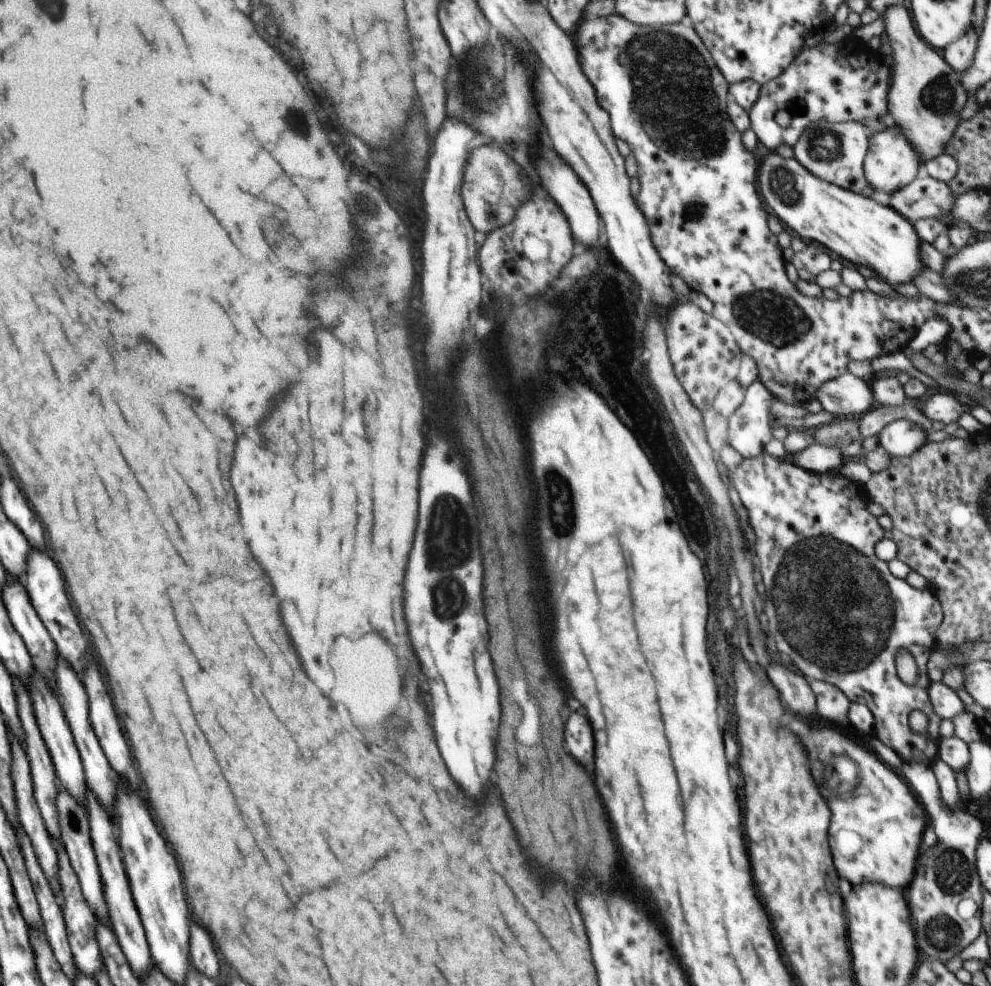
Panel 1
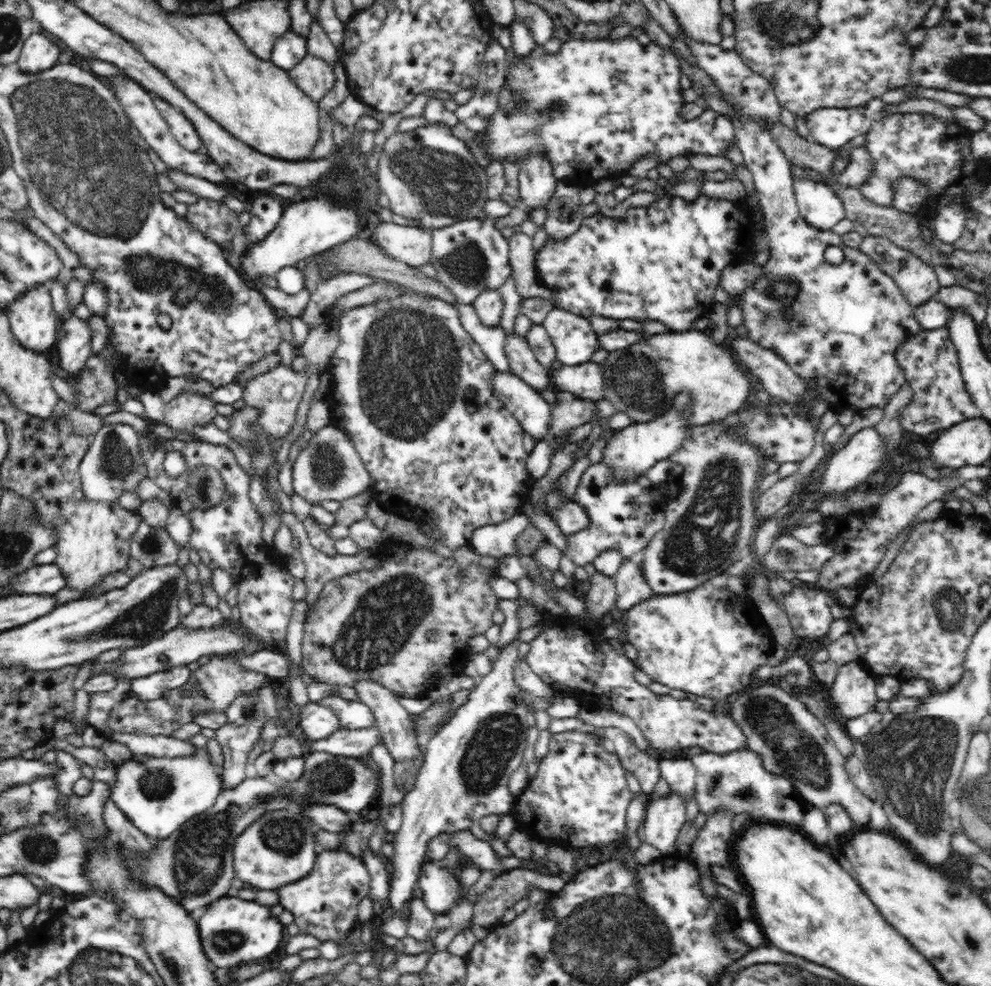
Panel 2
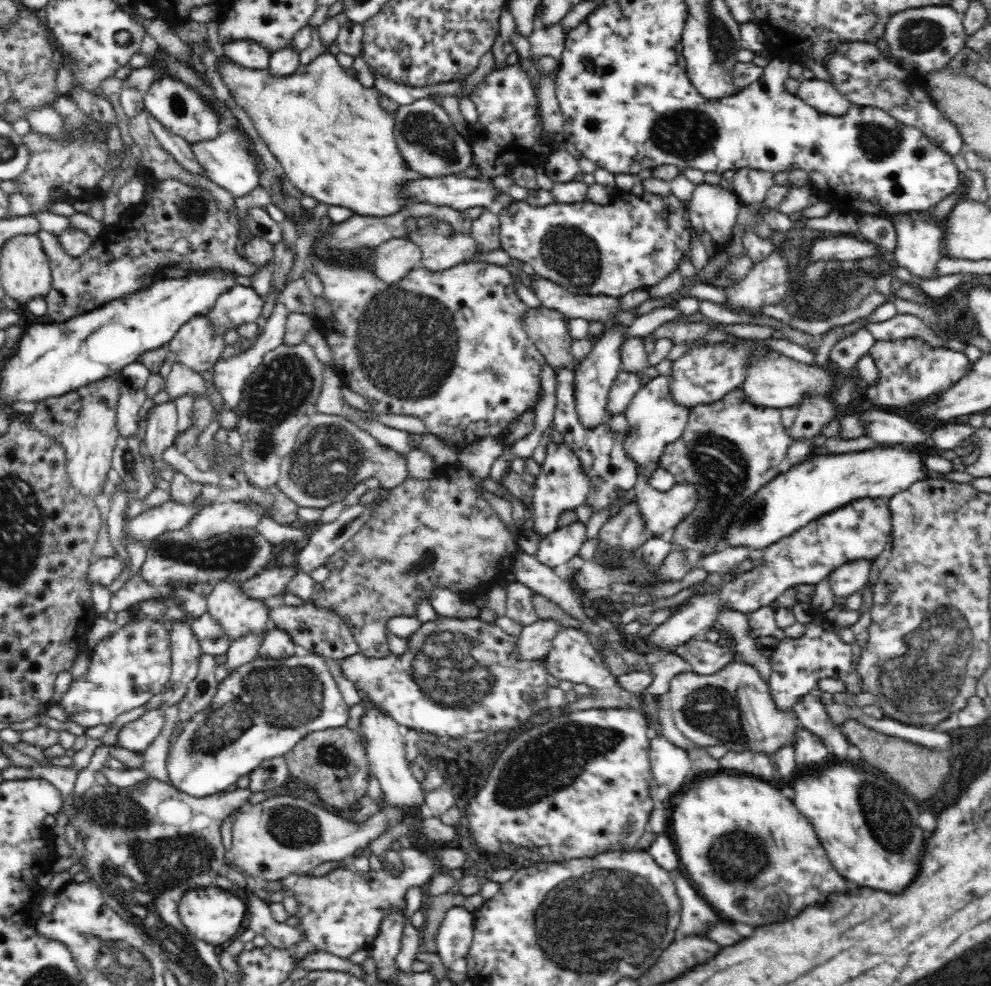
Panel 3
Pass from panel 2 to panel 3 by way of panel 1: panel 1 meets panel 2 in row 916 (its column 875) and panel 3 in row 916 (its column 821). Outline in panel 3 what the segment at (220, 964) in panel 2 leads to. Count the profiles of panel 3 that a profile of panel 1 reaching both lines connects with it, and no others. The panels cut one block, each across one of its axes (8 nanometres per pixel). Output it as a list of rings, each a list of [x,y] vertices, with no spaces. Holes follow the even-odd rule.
[[[191,886],[182,895],[177,913],[190,934],[221,949],[224,944],[228,944],[232,940],[232,936],[236,936],[236,932],[247,914],[247,903],[243,896],[225,891],[217,886],[214,888]]]

